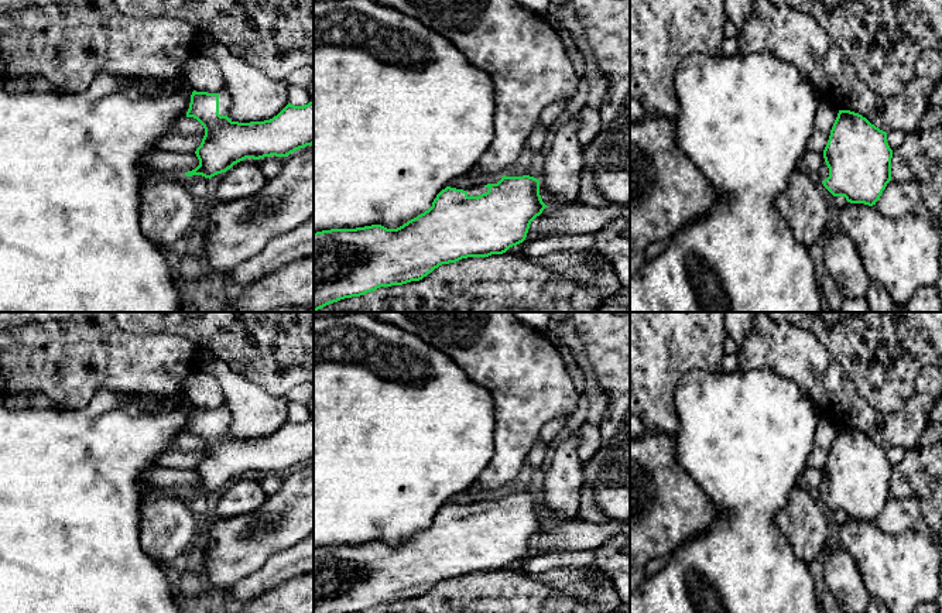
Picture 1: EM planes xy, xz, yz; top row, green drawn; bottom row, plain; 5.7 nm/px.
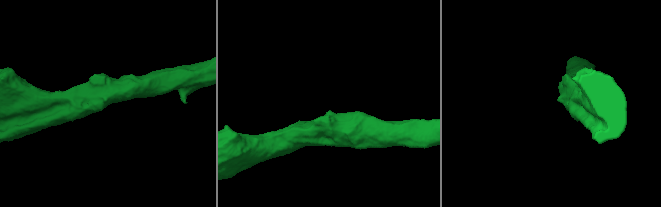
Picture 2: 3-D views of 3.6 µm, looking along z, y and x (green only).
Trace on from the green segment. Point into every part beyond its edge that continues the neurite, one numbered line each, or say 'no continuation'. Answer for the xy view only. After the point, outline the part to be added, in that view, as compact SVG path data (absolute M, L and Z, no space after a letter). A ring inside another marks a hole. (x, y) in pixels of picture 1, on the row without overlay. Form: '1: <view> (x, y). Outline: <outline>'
1: xy (225, 415). Outline: M225 403L219 408L219 431L226 432L230 425L230 421L232 421L232 412L230 412L229 405Z

